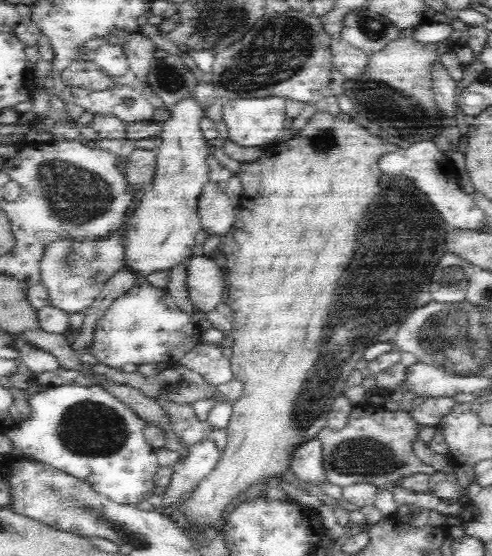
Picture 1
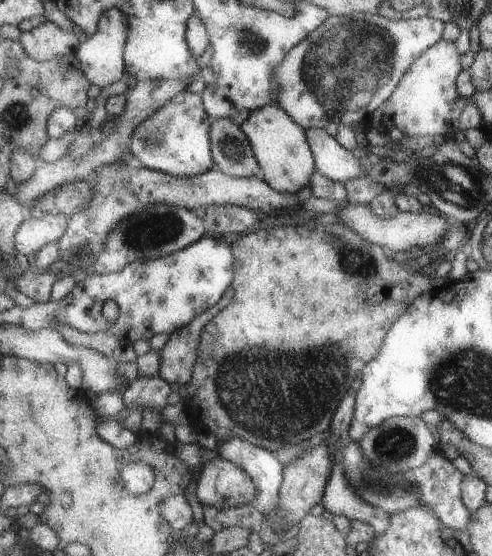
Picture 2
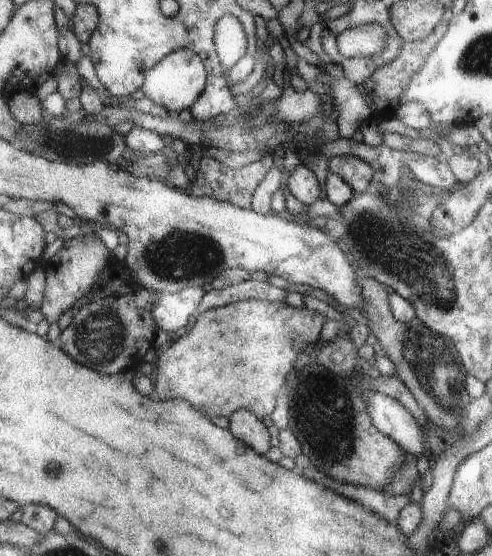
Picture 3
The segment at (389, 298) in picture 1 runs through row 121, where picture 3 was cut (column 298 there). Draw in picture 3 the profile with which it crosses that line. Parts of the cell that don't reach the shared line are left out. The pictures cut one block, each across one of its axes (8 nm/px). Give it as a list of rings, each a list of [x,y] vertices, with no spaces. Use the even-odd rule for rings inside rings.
[[[245,300],[229,304],[225,308],[213,308],[197,314],[191,322],[189,334],[183,338],[173,338],[161,356],[155,360],[155,390],[153,400],[183,398],[195,408],[201,408],[207,416],[231,416],[237,410],[247,410],[259,418],[259,422],[269,422],[281,398],[281,388],[287,386],[289,374],[293,374],[295,360],[301,352],[309,352],[313,340],[319,338],[325,324],[325,316],[311,312],[307,308],[293,308],[285,302],[267,300]]]

